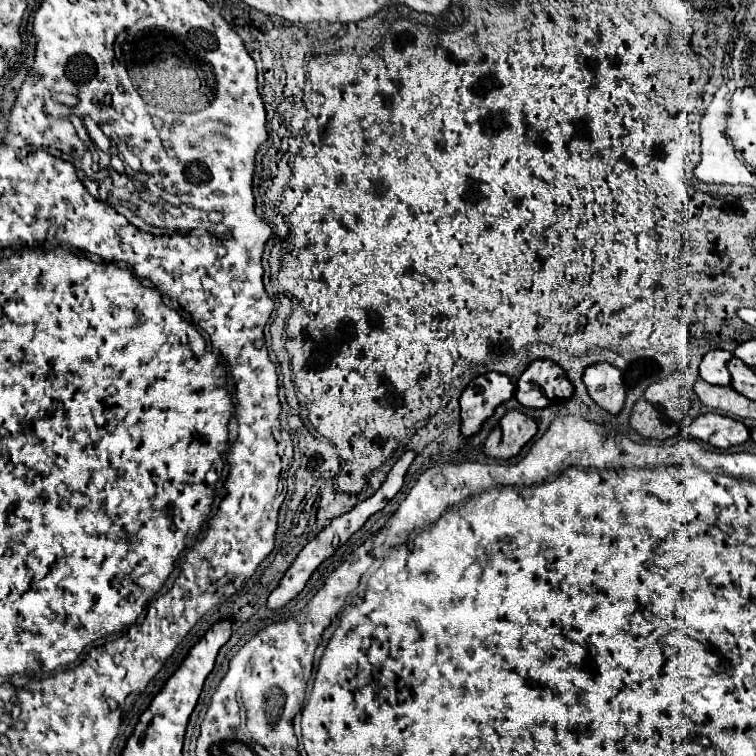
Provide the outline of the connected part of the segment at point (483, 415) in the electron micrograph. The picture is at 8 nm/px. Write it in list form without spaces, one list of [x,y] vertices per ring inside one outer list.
[[[487,372],[477,376],[461,394],[461,432],[463,436],[473,436],[479,432],[481,424],[493,414],[493,410],[509,400],[515,386],[507,374]]]

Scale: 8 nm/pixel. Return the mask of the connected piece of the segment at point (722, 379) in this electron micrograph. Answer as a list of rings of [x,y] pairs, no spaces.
[[[709,350],[705,356],[703,356],[703,362],[699,366],[699,372],[701,372],[701,378],[709,384],[719,384],[719,386],[727,386],[731,382],[731,376],[729,376],[729,370],[727,370],[727,362],[731,360],[731,352],[729,350]]]

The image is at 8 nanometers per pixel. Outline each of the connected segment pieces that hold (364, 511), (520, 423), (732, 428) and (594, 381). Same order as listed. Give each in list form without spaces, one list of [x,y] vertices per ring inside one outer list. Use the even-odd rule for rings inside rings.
[[[409,450],[409,452],[405,452],[397,462],[395,462],[395,466],[391,468],[391,472],[387,474],[387,480],[381,484],[381,488],[373,494],[373,496],[369,496],[367,500],[363,500],[363,502],[359,502],[353,510],[349,510],[349,512],[345,512],[345,514],[341,514],[341,516],[337,516],[337,518],[333,518],[331,520],[331,524],[329,526],[325,526],[301,552],[299,552],[299,556],[295,558],[295,562],[291,564],[291,568],[285,572],[285,576],[281,578],[281,582],[279,582],[279,586],[271,592],[271,596],[269,596],[269,600],[267,600],[267,606],[269,608],[281,608],[281,606],[285,606],[291,598],[295,598],[303,588],[305,588],[305,584],[307,584],[307,580],[309,580],[309,576],[313,574],[313,570],[325,560],[325,558],[329,558],[339,546],[343,546],[365,522],[367,522],[367,518],[371,516],[371,514],[375,514],[375,512],[379,512],[399,490],[401,490],[401,486],[403,486],[403,478],[405,478],[405,472],[407,472],[407,468],[409,468],[409,464],[413,462],[413,458],[415,458],[417,454],[413,452],[413,450]]]
[[[509,410],[491,430],[483,444],[483,452],[495,458],[513,458],[535,436],[537,422],[521,410]]]
[[[715,412],[697,416],[687,426],[687,432],[693,438],[709,442],[711,446],[721,448],[721,450],[743,444],[749,438],[749,428],[743,422],[739,422],[739,420],[731,418],[731,416],[715,414]]]
[[[607,362],[591,364],[583,372],[583,382],[587,386],[589,396],[601,408],[609,410],[611,414],[617,414],[623,408],[625,386],[623,386],[623,376],[619,368]]]

